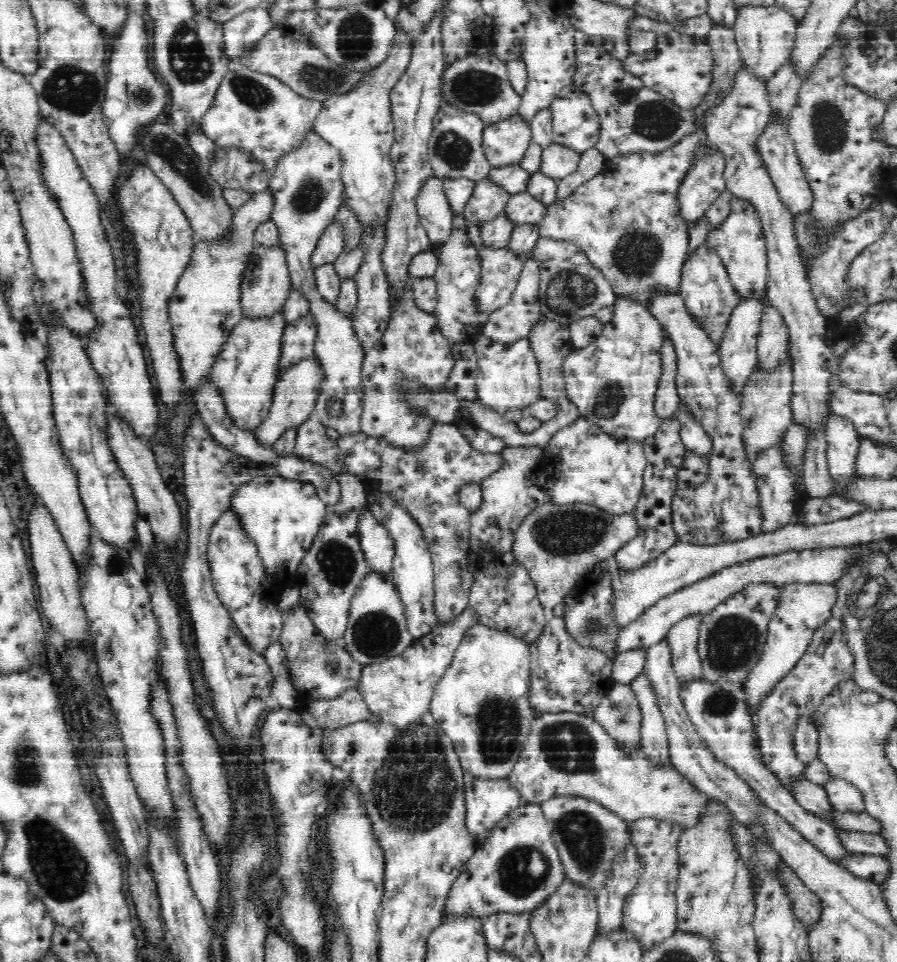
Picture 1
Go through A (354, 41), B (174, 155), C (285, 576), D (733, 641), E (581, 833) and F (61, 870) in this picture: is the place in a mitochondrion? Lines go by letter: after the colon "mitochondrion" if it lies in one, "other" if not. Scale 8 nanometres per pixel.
A: mitochondrion
B: mitochondrion
C: other
D: mitochondrion
E: mitochondrion
F: mitochondrion

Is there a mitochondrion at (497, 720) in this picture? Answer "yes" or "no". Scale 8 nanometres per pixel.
yes

